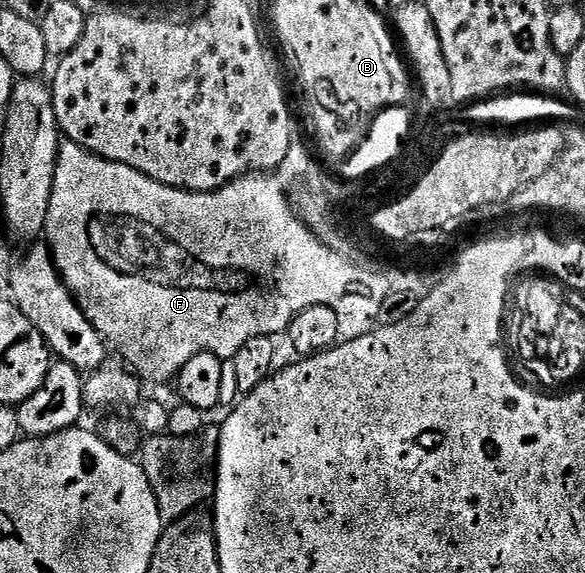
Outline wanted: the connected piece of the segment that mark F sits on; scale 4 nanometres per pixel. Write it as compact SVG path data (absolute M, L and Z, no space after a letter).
M68 140L61 143L61 151L57 153L57 171L53 181L51 205L57 218L69 218L69 230L53 230L51 242L57 242L57 250L52 253L53 262L62 281L72 291L82 312L86 314L87 320L113 350L117 349L126 358L124 361L128 363L133 373L146 383L172 383L187 364L187 360L191 360L191 356L196 354L214 354L222 360L232 359L233 355L239 352L239 348L243 348L243 344L247 344L252 338L284 335L292 322L312 306L330 306L334 310L341 321L340 337L346 342L359 340L359 336L367 336L378 325L381 315L377 312L377 306L369 306L369 302L381 302L381 282L373 286L373 278L369 278L369 268L365 271L353 270L353 266L341 261L341 255L336 249L328 250L321 238L309 237L302 226L290 217L285 197L274 197L271 192L261 189L249 192L253 194L240 194L237 188L236 185L230 184L225 187L226 191L223 194L218 190L211 194L176 190L175 187L164 186L151 180L127 164L100 158L98 154L84 150L79 144Z

